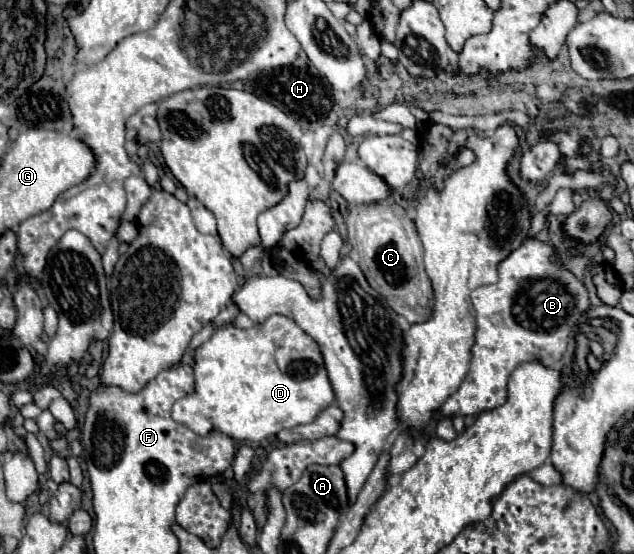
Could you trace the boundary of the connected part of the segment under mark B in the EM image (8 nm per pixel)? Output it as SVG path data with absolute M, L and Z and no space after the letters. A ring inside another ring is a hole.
M528 238L498 264L500 280L496 284L474 290L472 302L478 322L474 356L458 392L440 406L444 416L470 416L502 406L502 402L506 402L508 376L522 362L538 360L548 368L560 362L566 350L566 336L570 336L570 330L590 308L590 300L586 286L554 256L554 246L538 238Z

